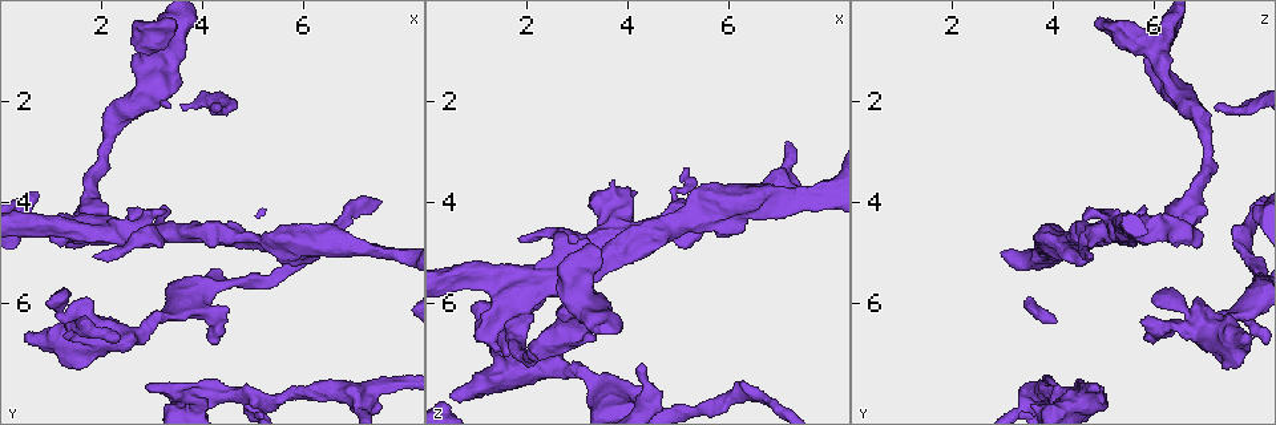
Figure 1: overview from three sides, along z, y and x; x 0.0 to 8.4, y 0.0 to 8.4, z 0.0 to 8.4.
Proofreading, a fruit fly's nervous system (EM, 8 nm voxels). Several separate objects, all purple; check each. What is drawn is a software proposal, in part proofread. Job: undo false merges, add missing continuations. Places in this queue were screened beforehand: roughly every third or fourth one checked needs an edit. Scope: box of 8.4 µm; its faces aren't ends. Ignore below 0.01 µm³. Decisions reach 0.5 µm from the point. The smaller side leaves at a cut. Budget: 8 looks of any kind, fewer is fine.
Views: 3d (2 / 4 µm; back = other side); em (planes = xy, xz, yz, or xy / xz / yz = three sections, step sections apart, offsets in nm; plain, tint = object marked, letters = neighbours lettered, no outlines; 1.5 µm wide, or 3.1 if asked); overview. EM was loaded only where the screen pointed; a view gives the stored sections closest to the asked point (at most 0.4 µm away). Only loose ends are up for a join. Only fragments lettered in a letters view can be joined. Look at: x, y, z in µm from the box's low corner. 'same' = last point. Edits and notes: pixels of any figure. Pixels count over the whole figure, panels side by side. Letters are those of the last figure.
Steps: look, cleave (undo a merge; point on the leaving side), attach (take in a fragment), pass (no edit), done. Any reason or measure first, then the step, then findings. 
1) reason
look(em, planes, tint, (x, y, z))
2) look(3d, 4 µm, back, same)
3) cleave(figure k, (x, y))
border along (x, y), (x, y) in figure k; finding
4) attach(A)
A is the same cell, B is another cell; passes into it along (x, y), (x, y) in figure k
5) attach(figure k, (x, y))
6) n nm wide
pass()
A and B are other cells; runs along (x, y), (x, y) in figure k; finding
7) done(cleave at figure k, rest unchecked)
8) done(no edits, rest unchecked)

free end
look(3d, 4 µm, (2.90, 7.65, 4.90))

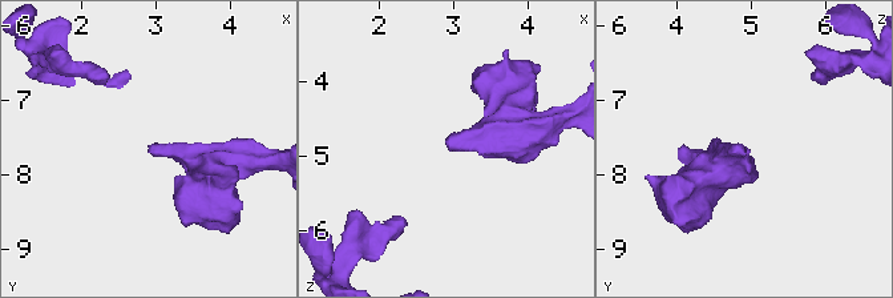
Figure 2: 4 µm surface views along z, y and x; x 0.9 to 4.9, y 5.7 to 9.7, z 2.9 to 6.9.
need the tissue
look(em, planes, plain, (2.90, 7.65, 4.85))

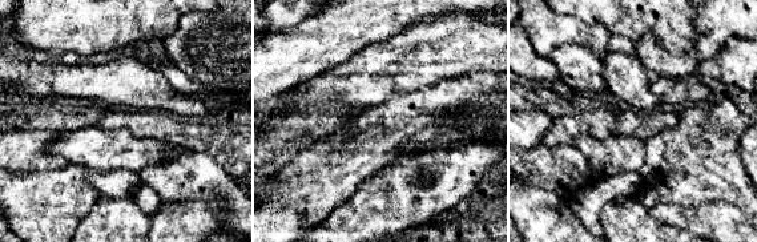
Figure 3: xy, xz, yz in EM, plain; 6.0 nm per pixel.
look(em, planes, letters, same)

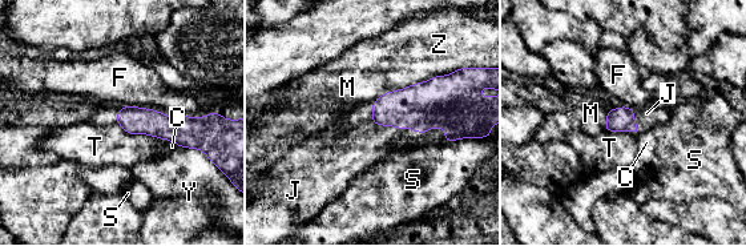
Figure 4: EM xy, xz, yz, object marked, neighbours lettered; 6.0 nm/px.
attach(J)
J is the same cell, C, F, M, S, T, Y and Z are other cells; it goes on there

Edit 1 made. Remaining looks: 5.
look(overview)

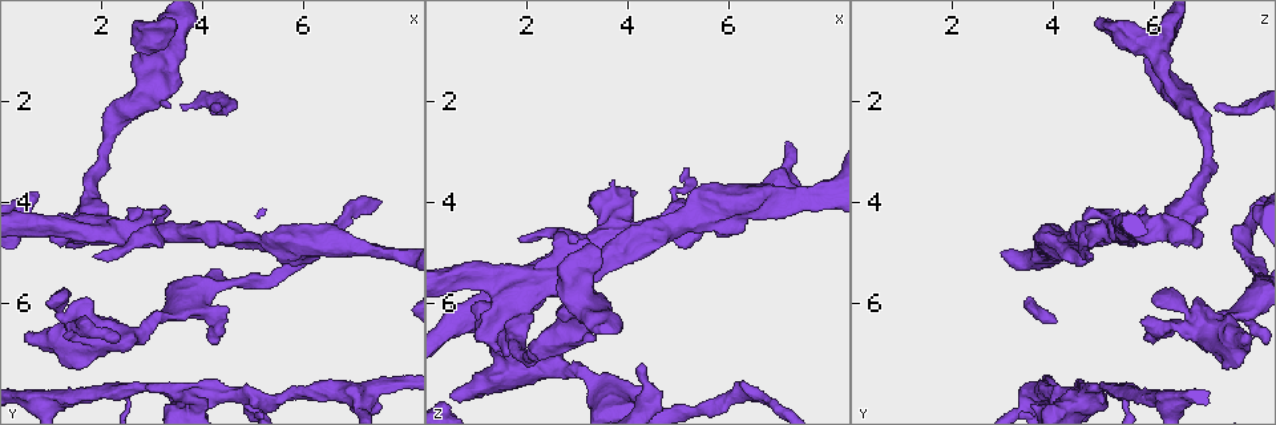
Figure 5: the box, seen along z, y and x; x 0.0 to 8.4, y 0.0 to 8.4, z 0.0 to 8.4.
thick end
look(em, xy, step 4, tint, (1.70, 5.85, 6.80))

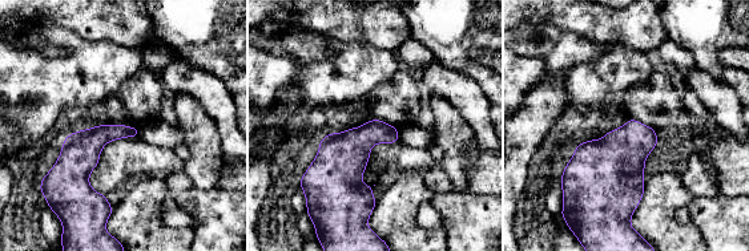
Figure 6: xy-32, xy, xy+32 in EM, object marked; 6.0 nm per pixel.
look(em, xy, step 4, letters, same)

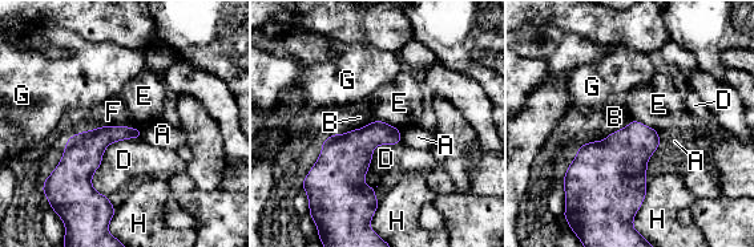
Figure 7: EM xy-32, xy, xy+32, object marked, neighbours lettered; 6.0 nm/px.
pass()
A, B, D, E, F, G and H are other cells; border along (140, 129), (101, 125), (79, 133) in figure 7; no lettered fragment goes on from it

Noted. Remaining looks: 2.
branch stops here
look(em, yz, step 8, tint, (1.80, 5.05, 4.75))

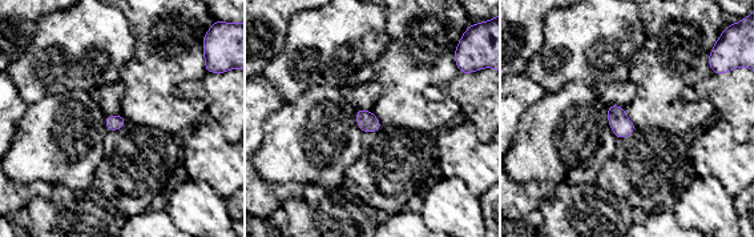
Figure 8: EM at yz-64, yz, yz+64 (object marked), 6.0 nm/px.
look(em, planes, letters, same)

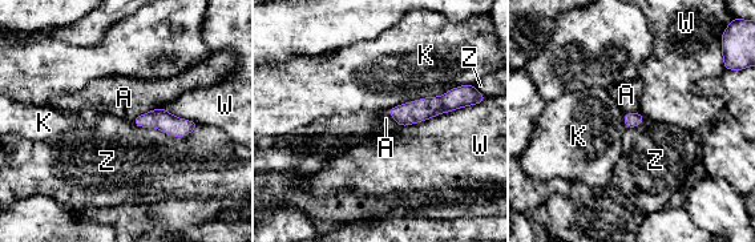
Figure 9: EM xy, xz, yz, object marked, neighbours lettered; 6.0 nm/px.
K touches over 500 nm
pass()
A, K, W and Z are other cells; border along (130, 121), (173, 136), (200, 125) in figure 9; none of them fits

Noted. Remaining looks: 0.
done(attach at figure 4, rest unchecked)

